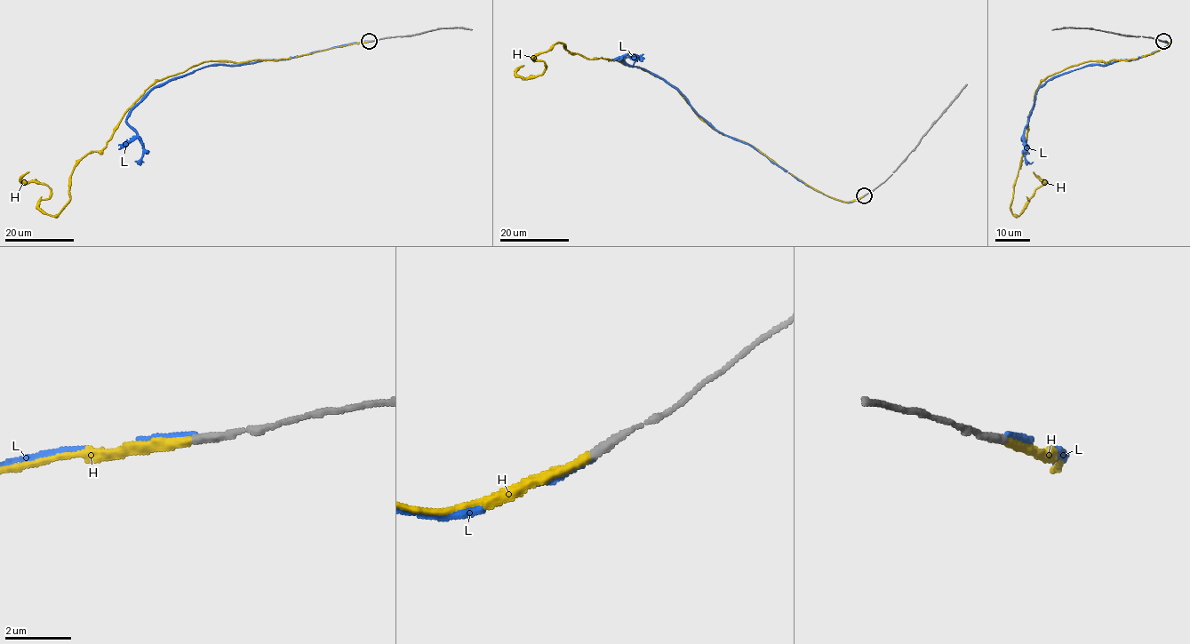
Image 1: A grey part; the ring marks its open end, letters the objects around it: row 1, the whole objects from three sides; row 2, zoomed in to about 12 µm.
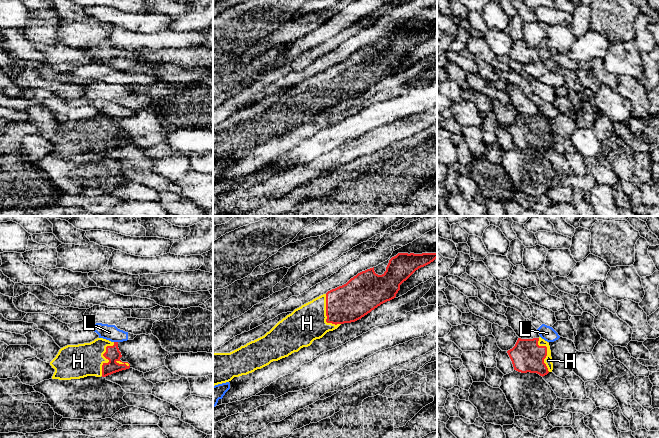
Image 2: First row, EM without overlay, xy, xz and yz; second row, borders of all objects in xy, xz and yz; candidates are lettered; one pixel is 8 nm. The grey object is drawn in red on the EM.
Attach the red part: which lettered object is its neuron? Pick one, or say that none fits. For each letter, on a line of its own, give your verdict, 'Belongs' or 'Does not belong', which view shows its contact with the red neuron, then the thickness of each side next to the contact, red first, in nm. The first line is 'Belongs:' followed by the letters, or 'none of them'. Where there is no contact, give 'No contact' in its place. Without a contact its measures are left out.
Belongs: H
H: Belongs. Touches red in xy. Thickness 120 nm (red) against 280 nm
L: Does not belong. Touches red in xy. Thickness 120 nm (red) against 130 nm

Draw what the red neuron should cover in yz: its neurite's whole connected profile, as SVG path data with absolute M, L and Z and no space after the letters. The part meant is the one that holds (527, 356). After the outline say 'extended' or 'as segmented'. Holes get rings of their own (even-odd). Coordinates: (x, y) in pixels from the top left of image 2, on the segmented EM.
M518 338L515 346L507 351L514 370L521 373L537 373L545 376L553 370L549 343L539 338Z; extended

